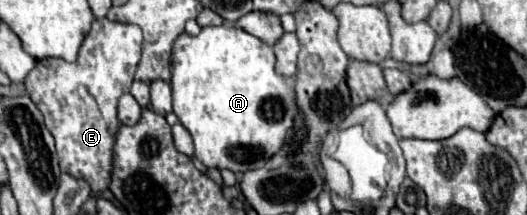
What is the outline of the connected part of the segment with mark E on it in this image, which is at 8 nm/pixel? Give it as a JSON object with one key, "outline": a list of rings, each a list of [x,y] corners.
{"outline":[[[106,17],[96,19],[92,23],[92,29],[86,37],[86,41],[80,47],[80,55],[74,63],[62,61],[62,59],[42,59],[38,65],[30,71],[24,85],[28,87],[30,99],[36,103],[36,107],[44,115],[44,123],[48,131],[56,139],[56,151],[60,159],[60,169],[64,173],[70,173],[76,179],[84,179],[92,195],[100,195],[108,189],[114,169],[114,139],[116,131],[120,127],[120,121],[116,117],[118,99],[122,93],[130,91],[130,85],[134,81],[136,65],[140,61],[140,43],[142,43],[142,31],[136,25],[126,23],[112,23]]]}

